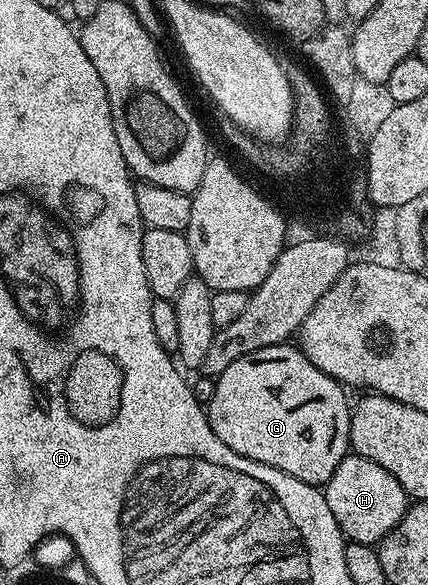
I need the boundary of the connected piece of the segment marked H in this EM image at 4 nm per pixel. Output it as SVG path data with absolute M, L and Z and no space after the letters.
M346 455L341 460L331 479L325 482L323 492L341 534L349 541L364 545L380 543L397 526L399 519L403 519L407 508L407 498L403 487L399 487L399 479L395 479L391 471L383 471L379 463L356 455Z

